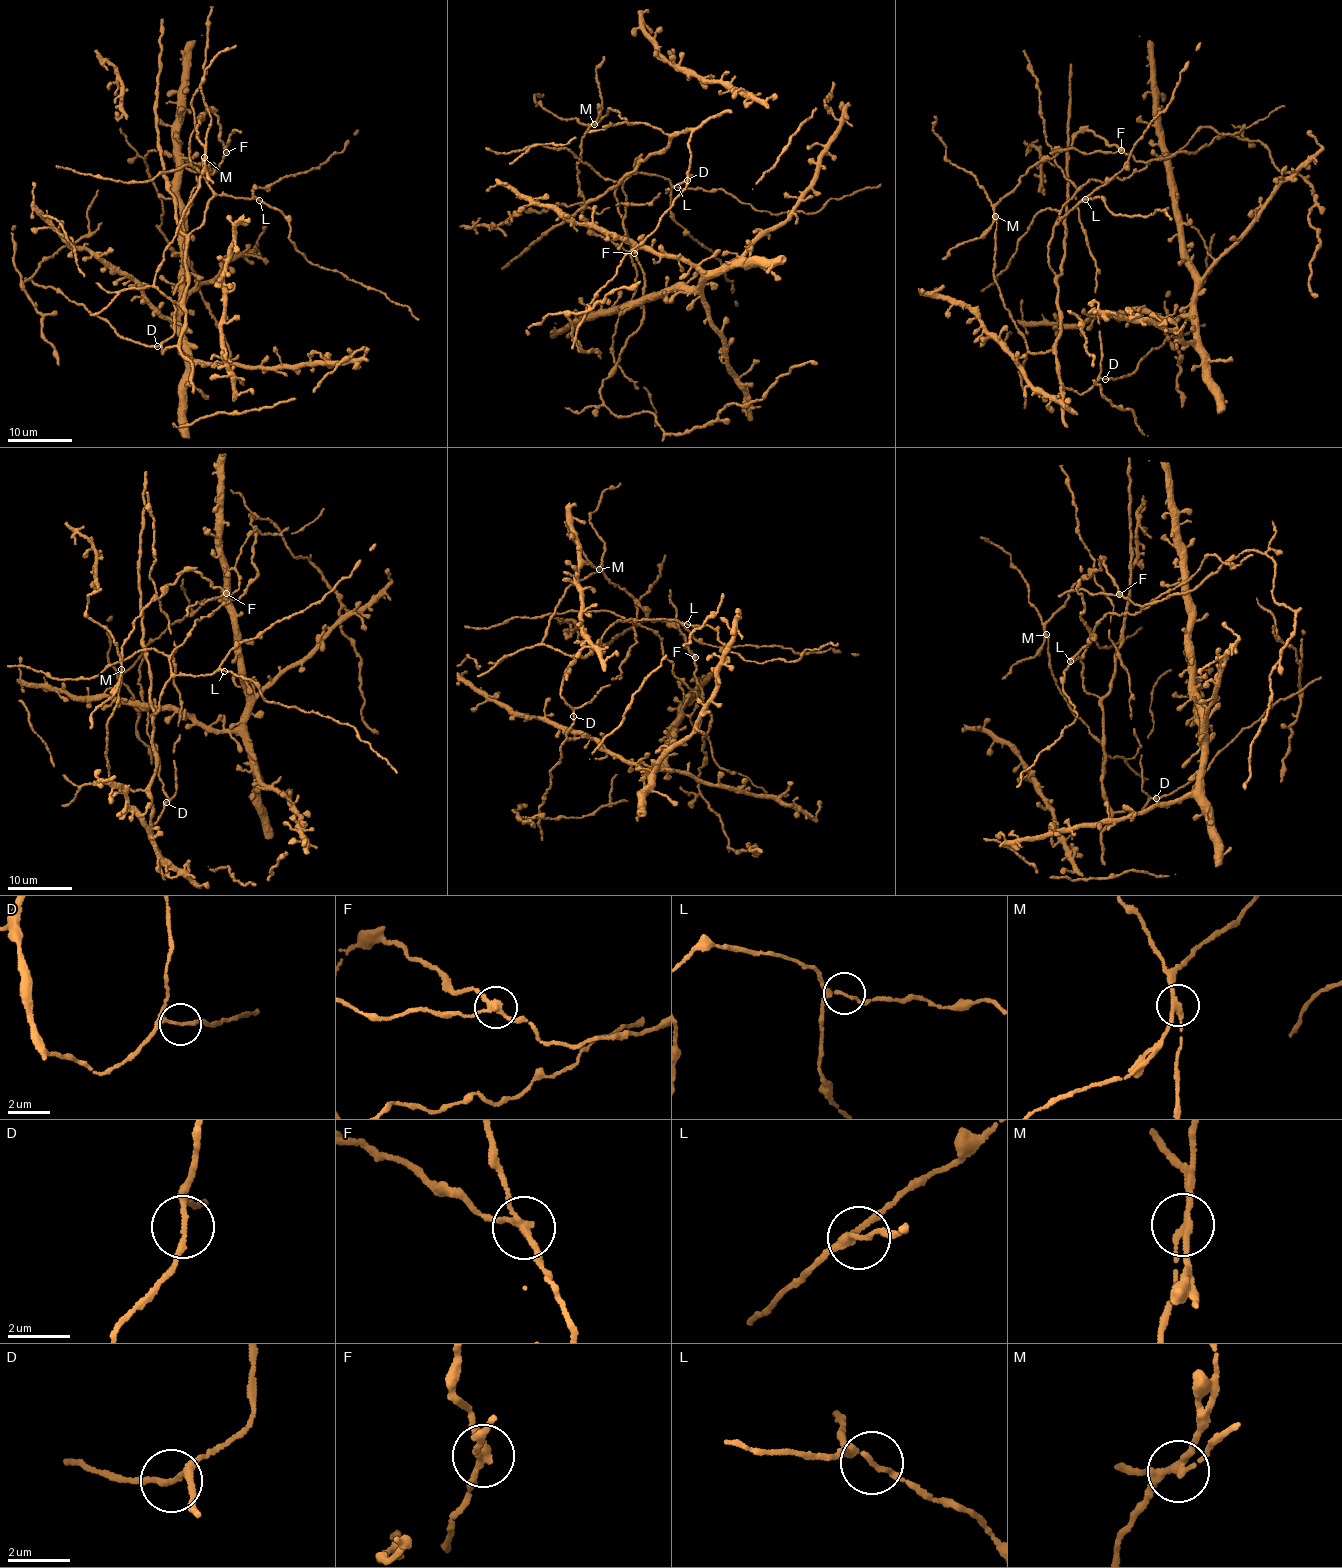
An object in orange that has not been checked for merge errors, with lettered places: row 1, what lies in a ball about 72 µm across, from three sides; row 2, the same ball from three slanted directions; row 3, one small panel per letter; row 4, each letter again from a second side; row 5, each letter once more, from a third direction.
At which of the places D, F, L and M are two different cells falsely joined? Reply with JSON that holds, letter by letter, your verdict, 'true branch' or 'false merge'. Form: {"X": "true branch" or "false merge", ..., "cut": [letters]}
{"D": "true branch", "F": "false merge", "L": "true branch", "M": "false merge", "cut": ["F", "M"]}

